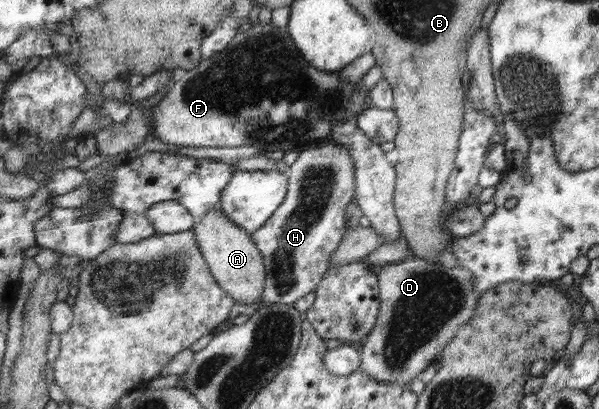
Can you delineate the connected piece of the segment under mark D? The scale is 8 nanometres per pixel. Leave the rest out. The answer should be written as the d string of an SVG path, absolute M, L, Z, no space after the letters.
M409 254L408 257L403 258L398 263L388 263L384 265L380 271L378 271L379 278L379 302L381 304L378 314L378 320L376 321L375 328L371 329L371 334L365 341L359 343L361 355L360 355L360 372L364 372L366 375L372 375L378 382L398 384L399 386L409 386L416 377L421 377L425 368L436 359L438 352L443 352L444 348L447 348L450 341L455 340L457 334L459 334L460 328L468 324L468 321L472 320L472 317L476 316L476 312L479 312L479 300L483 296L482 292L476 292L475 278L470 270L455 266L453 268L446 268L445 265L440 262L428 262L426 259L421 259L413 254Z

